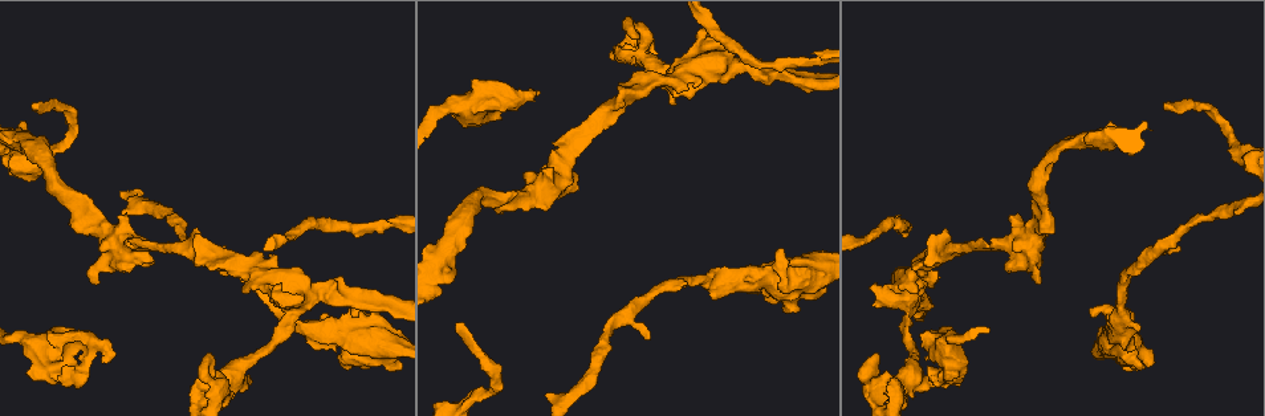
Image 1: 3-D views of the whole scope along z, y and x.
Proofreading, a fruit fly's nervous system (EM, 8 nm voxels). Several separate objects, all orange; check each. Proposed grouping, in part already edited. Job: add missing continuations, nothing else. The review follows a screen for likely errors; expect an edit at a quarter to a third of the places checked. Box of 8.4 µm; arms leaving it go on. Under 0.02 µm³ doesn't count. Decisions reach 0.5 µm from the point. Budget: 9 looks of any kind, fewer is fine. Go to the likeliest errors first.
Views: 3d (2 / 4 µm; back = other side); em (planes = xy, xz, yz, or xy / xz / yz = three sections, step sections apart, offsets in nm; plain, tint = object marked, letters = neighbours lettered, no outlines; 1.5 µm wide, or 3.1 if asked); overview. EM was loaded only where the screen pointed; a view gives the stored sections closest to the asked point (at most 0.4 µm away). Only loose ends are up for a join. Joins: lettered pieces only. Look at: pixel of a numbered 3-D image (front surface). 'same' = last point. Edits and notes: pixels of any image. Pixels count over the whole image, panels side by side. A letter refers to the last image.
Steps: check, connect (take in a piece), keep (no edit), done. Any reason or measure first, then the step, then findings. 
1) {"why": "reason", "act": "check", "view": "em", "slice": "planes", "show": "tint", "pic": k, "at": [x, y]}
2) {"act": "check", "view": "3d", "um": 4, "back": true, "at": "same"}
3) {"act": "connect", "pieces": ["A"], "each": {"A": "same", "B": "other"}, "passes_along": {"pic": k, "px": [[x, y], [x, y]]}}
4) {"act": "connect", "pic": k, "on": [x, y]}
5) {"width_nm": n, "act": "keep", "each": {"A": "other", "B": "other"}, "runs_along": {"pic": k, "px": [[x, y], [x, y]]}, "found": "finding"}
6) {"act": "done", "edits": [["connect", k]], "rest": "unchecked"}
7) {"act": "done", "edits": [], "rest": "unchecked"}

{"why": "branch stops here", "act": "check", "view": "3d", "um": 4, "pic": 1, "at": [459, 325]}

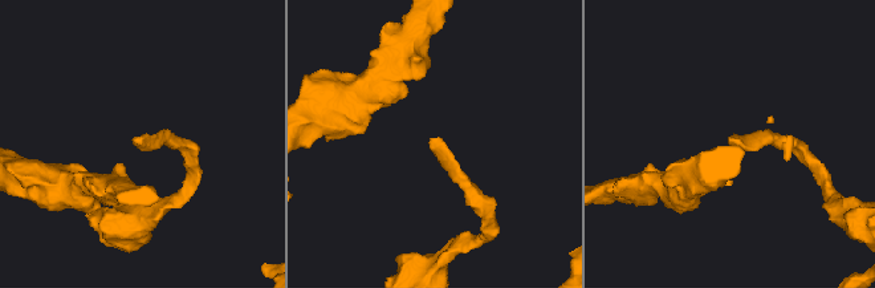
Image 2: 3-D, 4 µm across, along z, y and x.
{"act": "check", "view": "em", "slice": "planes", "show": "letters", "pic": 2, "at": [144, 138]}

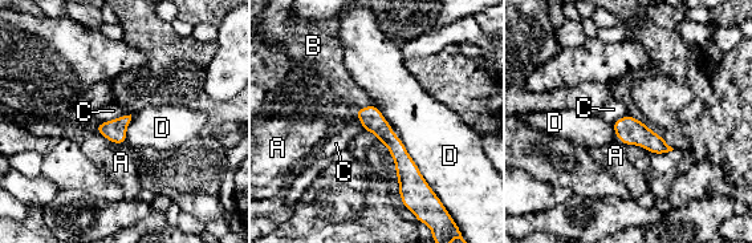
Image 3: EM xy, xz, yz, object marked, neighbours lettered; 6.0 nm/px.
{"act": "connect", "pieces": ["B"], "each": {"A": "other", "B": "same", "C": "other", "D": "other"}, "found": "the neuron continues"}

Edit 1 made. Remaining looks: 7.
{"why": "branch stops here", "act": "check", "view": "em", "slice": "xy", "step": 4, "show": "letters", "pic": 1, "at": [251, 381]}

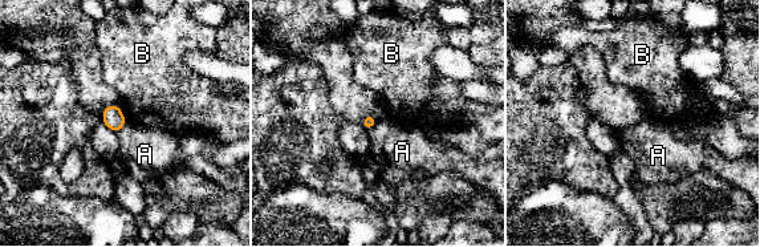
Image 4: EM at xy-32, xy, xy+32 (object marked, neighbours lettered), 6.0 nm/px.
{"act": "keep", "each": {"A": "other", "B": "other"}, "border": {"pic": 4, "px": [[120, 108], [124, 113]]}, "found": "no lettered piece goes on from it"}

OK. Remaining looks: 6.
{"why": "an open end", "act": "check", "view": "em", "slice": "xy", "step": 8, "show": "letters", "pic": 1, "at": [1039, 282]}

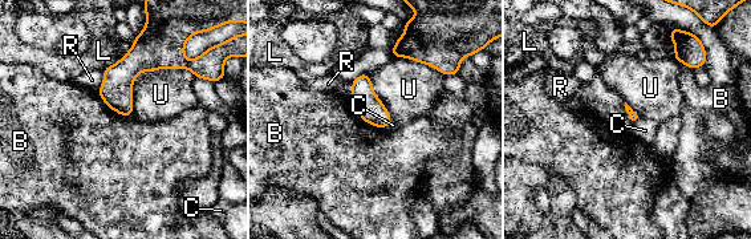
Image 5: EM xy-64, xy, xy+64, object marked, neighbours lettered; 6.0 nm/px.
{"act": "check", "view": "em", "slice": "planes", "show": "letters", "at": "same"}

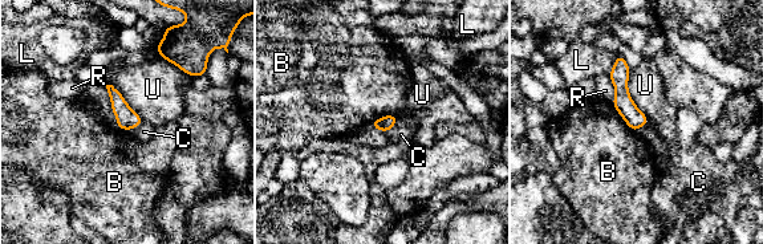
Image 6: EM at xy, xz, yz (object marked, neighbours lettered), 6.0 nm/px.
{"act": "keep", "each": {"B": "other", "C": "other", "L": "other", "R": "other", "U": "other"}, "runs_along": {"pic": 6, "px": [[620, 60], [623, 102], [634, 126]]}, "found": "no lettered piece goes on from it"}

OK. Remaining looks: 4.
{"why": "thick end", "act": "check", "view": "3d", "um": 4, "pic": 1, "at": [70, 339]}

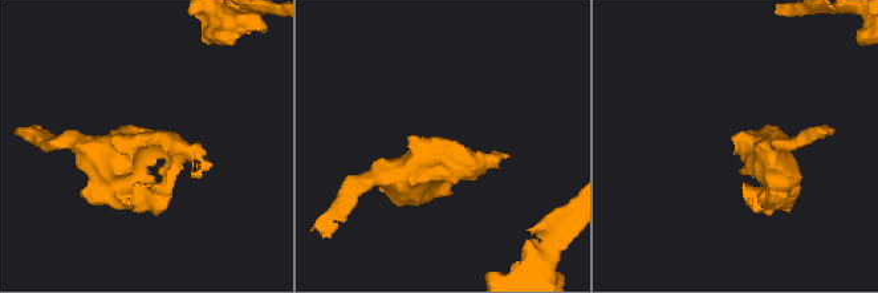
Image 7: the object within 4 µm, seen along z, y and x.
{"why": "need the tissue", "act": "check", "view": "em", "slice": "planes", "show": "plain", "pic": 7, "at": [736, 139]}

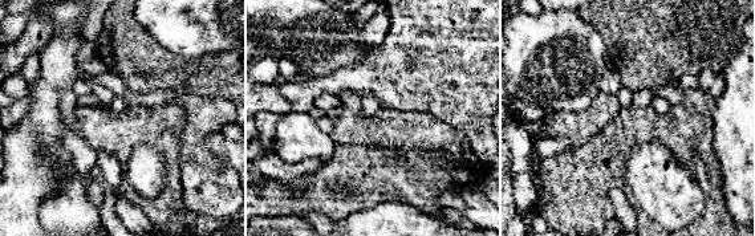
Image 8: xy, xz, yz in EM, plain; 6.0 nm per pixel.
{"act": "check", "view": "em", "slice": "planes", "show": "letters", "at": "same"}

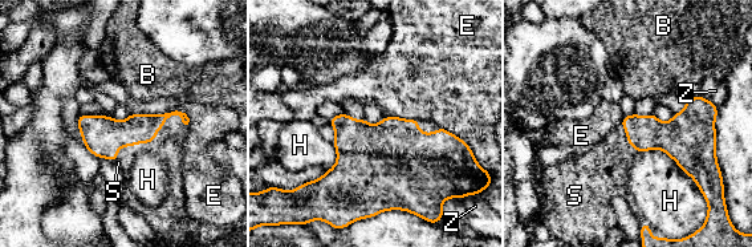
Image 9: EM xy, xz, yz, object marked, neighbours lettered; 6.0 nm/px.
{"act": "connect", "pieces": ["S"], "each": {"B": "other", "E": "other", "H": "other", "S": "same", "Z": "other"}, "found": "the neuron continues"}

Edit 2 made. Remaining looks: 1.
{"act": "done", "edits": [["connect", 3], ["connect", 9]], "rest": "unchecked"}

